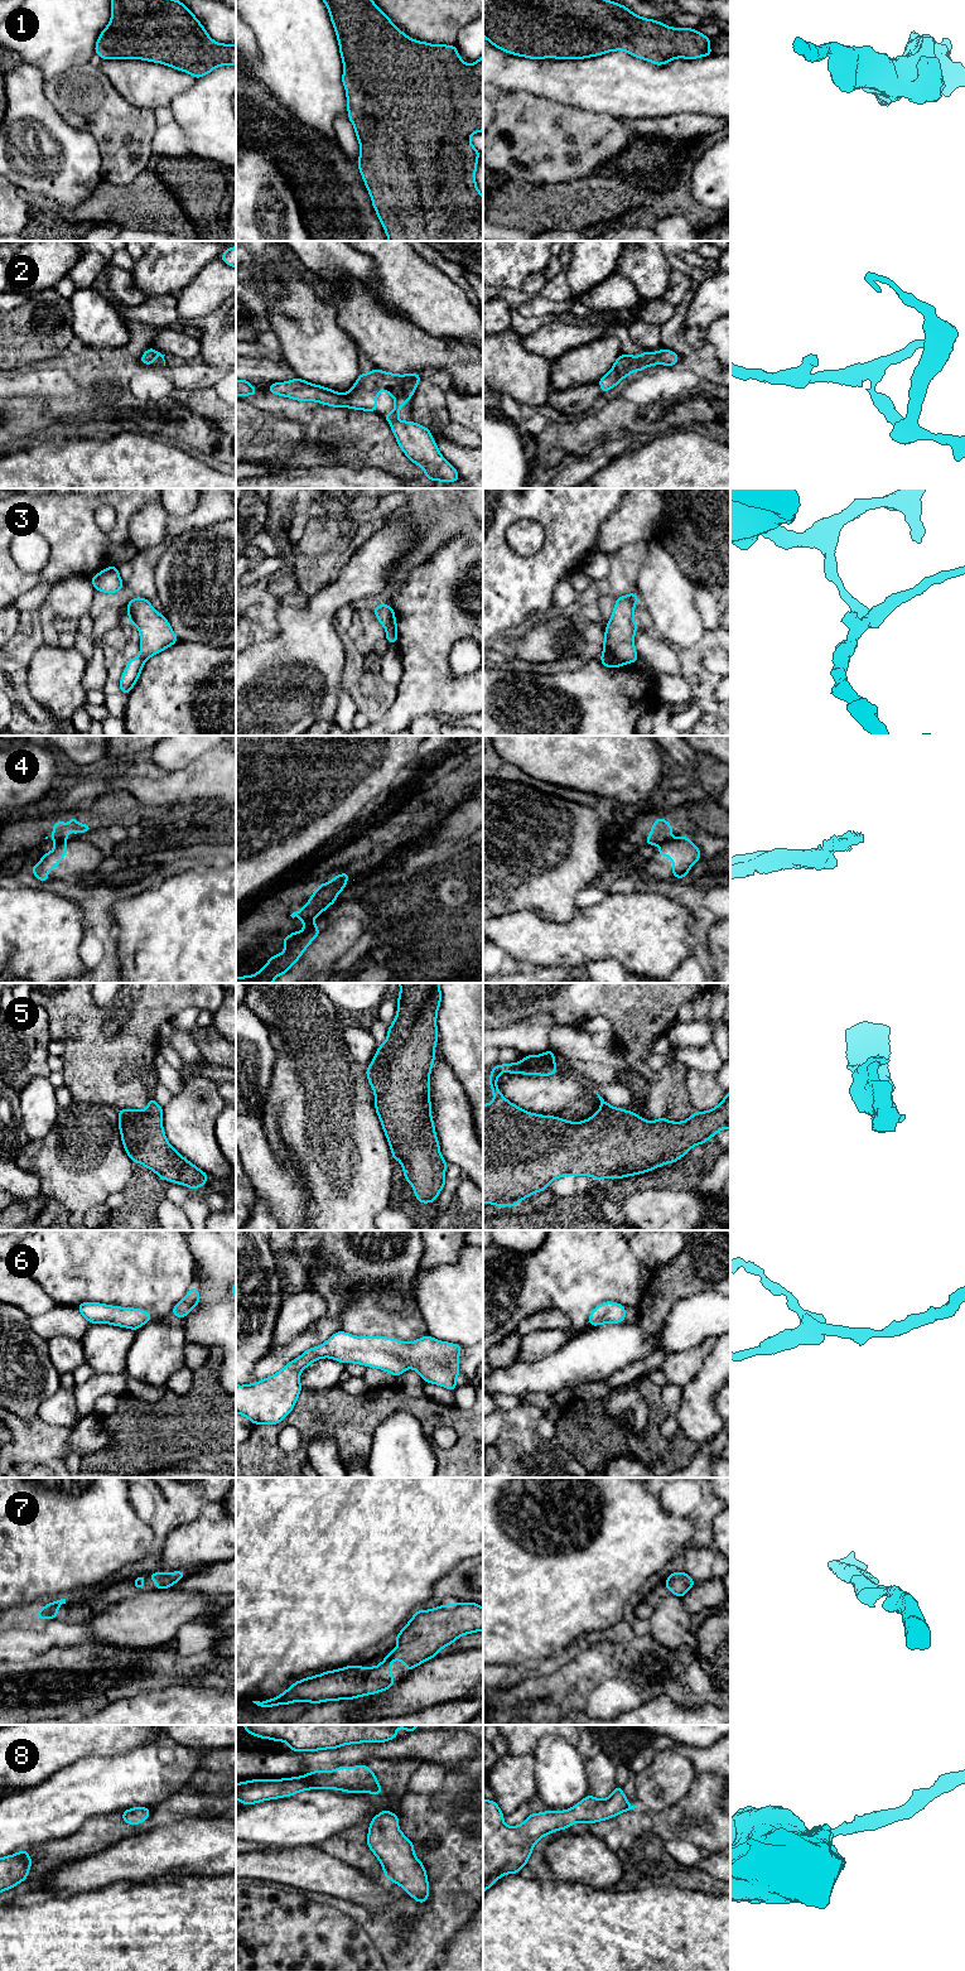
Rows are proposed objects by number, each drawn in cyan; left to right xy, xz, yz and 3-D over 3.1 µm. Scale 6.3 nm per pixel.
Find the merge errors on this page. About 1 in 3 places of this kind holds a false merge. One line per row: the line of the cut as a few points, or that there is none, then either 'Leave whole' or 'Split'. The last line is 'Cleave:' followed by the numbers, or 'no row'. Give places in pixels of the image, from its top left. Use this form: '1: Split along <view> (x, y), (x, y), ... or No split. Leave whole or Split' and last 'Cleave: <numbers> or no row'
1: No split. Leave whole
2: No split. Leave whole
3: Split along yz (604, 650), (623, 663). Split
4: Split along xy (66, 839), (57, 843). Split
5: No split. Leave whole
6: No split. Leave whole
7: No split. Leave whole
8: No split. Leave whole
Cleave: 3, 4

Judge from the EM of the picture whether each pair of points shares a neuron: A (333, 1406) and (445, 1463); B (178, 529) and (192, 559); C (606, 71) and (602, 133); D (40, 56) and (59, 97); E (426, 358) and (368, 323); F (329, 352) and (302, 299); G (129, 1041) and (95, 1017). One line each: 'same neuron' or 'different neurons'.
A: same neuron
B: different neurons
C: different neurons
D: different neurons
E: same neuron
F: same neuron
G: same neuron

